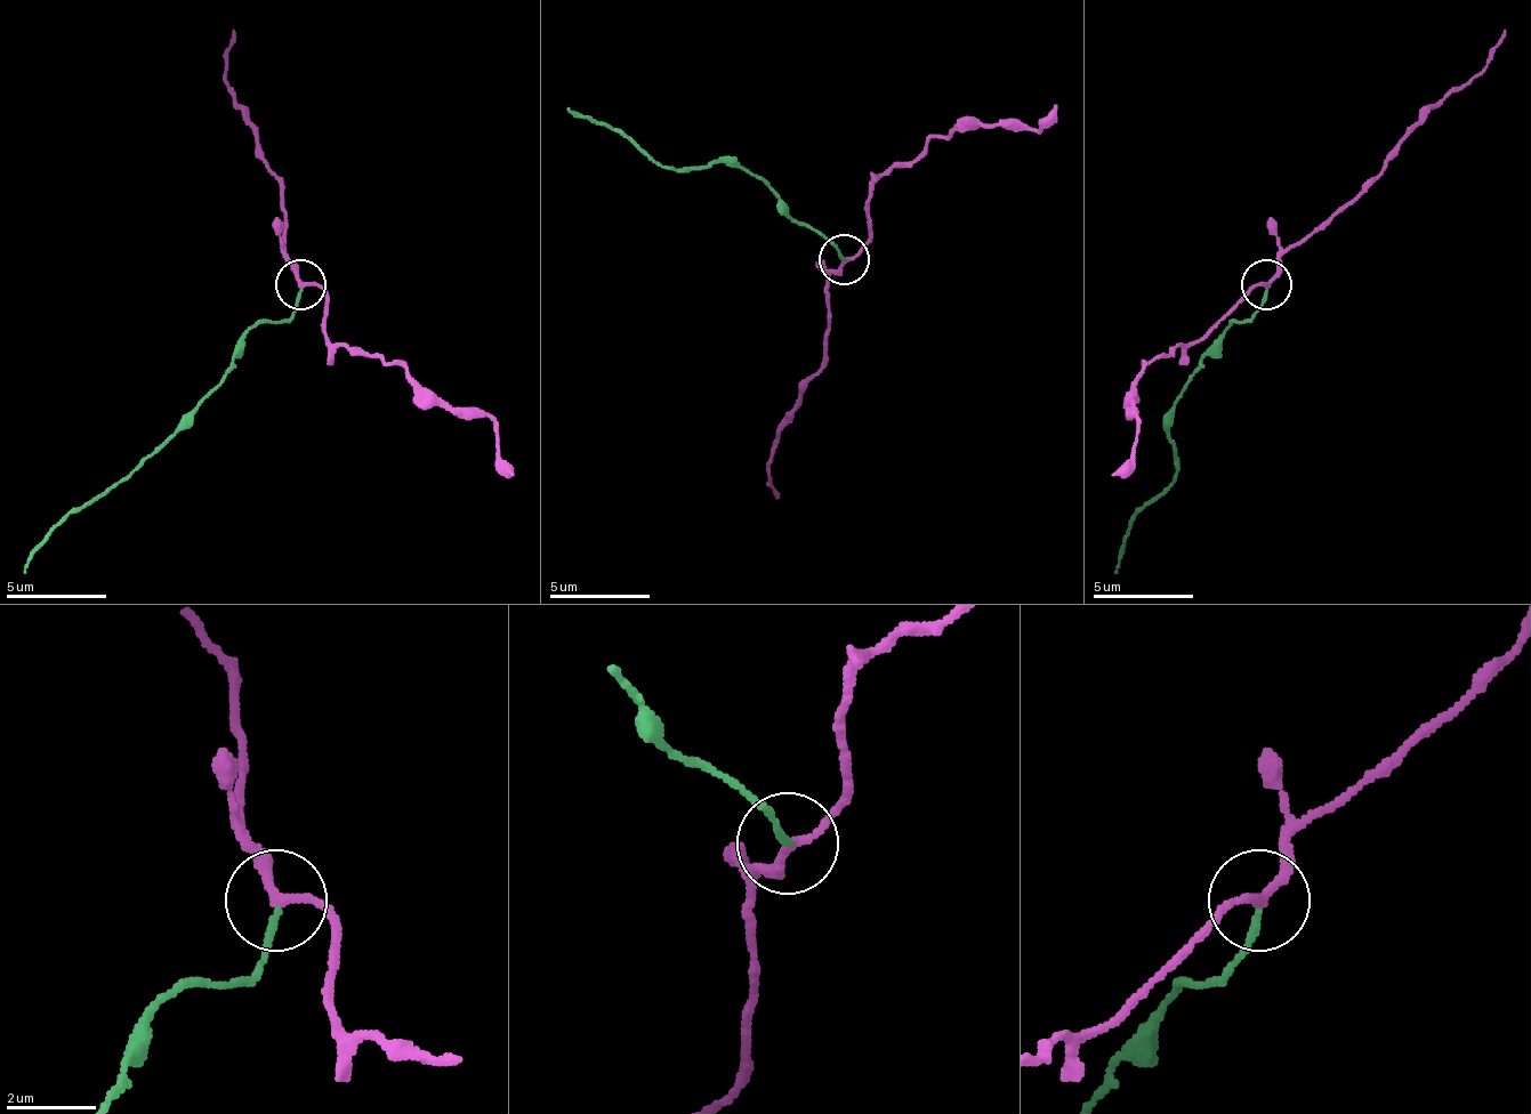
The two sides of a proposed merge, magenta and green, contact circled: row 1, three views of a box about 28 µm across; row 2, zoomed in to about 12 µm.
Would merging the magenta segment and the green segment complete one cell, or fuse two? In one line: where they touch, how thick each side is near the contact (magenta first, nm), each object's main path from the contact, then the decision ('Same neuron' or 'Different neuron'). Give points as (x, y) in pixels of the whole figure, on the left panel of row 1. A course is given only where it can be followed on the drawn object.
Place: (300, 284). Thickness 190 nm (magenta) against 140 nm. Course of magenta: (299, 285), (324, 291), (329, 341), (404, 366), (429, 390), (494, 426), (494, 457), (514, 476). Course of green: (299, 285), (299, 306), (244, 336), (244, 350), (199, 406), (123, 476), (73, 511), (24, 571). Different neuron

